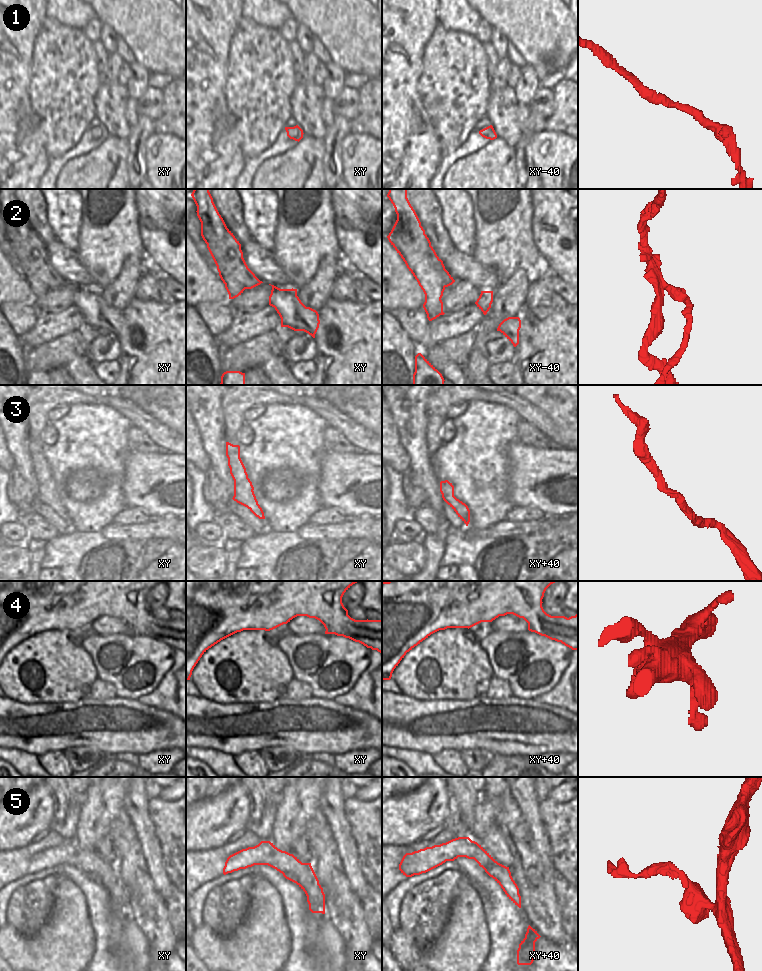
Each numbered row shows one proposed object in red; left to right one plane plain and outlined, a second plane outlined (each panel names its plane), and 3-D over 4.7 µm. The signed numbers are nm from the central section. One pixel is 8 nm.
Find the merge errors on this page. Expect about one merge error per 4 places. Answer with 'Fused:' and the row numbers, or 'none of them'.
Fused: 2

